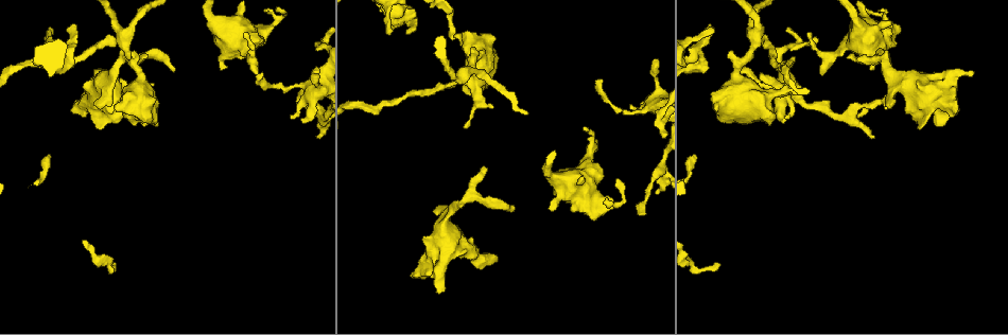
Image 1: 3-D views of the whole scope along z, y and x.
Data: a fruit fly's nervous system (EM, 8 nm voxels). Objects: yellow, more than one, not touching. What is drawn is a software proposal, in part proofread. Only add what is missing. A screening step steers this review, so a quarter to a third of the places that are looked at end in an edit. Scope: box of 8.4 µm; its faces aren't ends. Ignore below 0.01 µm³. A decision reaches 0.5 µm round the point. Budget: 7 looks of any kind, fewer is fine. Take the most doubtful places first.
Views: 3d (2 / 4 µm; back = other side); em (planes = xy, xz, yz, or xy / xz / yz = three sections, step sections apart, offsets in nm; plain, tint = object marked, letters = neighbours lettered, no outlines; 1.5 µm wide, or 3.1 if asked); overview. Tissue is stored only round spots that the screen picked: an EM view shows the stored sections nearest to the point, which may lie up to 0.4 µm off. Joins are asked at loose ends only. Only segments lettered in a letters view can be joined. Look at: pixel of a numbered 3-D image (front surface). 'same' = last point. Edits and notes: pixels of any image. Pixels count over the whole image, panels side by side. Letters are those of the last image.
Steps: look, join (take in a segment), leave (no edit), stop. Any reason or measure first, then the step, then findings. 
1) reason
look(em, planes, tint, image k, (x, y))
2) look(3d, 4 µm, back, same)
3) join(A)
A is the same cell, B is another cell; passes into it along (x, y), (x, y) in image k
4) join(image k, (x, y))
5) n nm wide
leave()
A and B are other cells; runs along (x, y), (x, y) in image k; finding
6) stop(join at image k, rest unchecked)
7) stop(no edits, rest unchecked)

branch stops here
look(em, xy, step 8, tint, image 1, (917, 123))

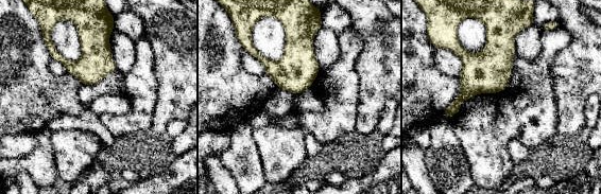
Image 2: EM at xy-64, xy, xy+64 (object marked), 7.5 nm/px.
what lies round it
look(em, xy, step 8, letters, same)

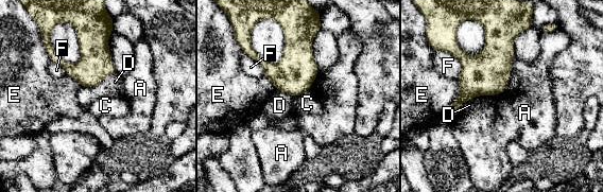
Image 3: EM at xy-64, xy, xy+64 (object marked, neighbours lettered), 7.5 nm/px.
leave()
A, C, D, E and F are other cells; border along (457, 79), (460, 94), (441, 116) in image 3; no lettered segment goes on from it

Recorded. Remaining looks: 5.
free end
look(3d, 4 µm, image 1, (887, 22))

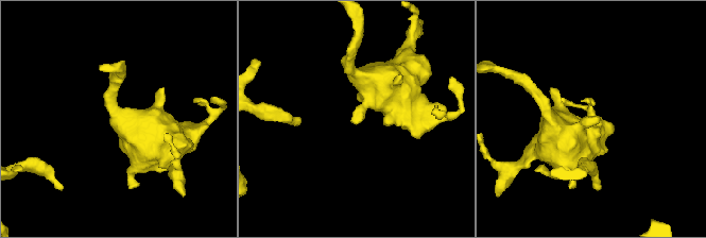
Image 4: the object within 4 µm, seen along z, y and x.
look(em, planes, letters, image 4, (596, 117))

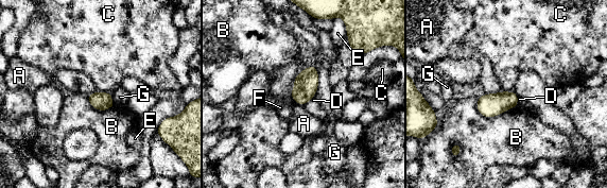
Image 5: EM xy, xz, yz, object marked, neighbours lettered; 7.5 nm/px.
140 nm wide
leave()
A, B, C, D, E, F and G are other cells; border along (98, 90), (110, 94) in image 5; none of them fits

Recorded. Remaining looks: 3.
branch stops here
look(3d, 4 µm, image 1, (260, 76))

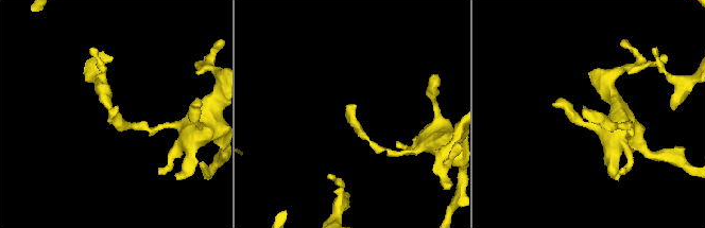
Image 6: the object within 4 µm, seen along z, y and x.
look(em, planes, plain, image 6, (117, 107))

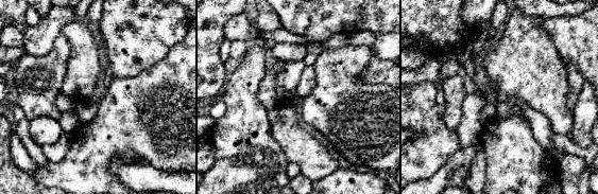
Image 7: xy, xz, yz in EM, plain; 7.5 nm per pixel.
see the neighbours
look(em, planes, letters, same)

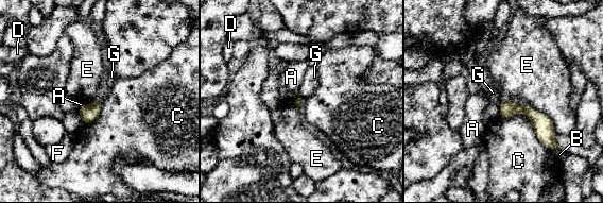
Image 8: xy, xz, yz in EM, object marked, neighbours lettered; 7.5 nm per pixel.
70 nm wide
leave()
A, B, C, D, E, F and G are other cells; border along (500, 116), (523, 114), (549, 150) in image 8; no lettered segment goes on from it

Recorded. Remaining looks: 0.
stop(no edits, rest unchecked)

